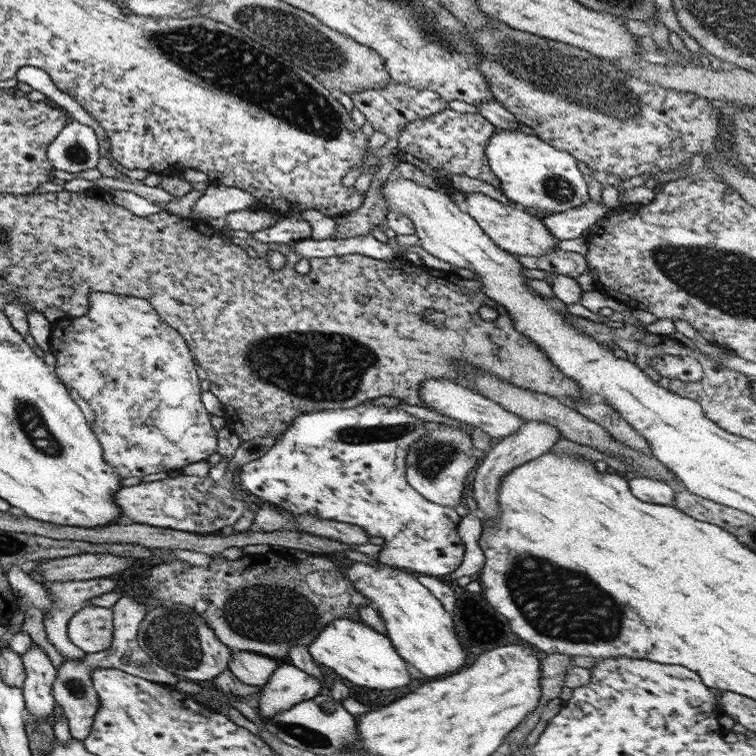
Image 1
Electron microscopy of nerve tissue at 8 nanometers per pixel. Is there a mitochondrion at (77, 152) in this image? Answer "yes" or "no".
yes

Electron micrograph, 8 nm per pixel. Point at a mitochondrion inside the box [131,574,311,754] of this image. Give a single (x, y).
(171, 635)

